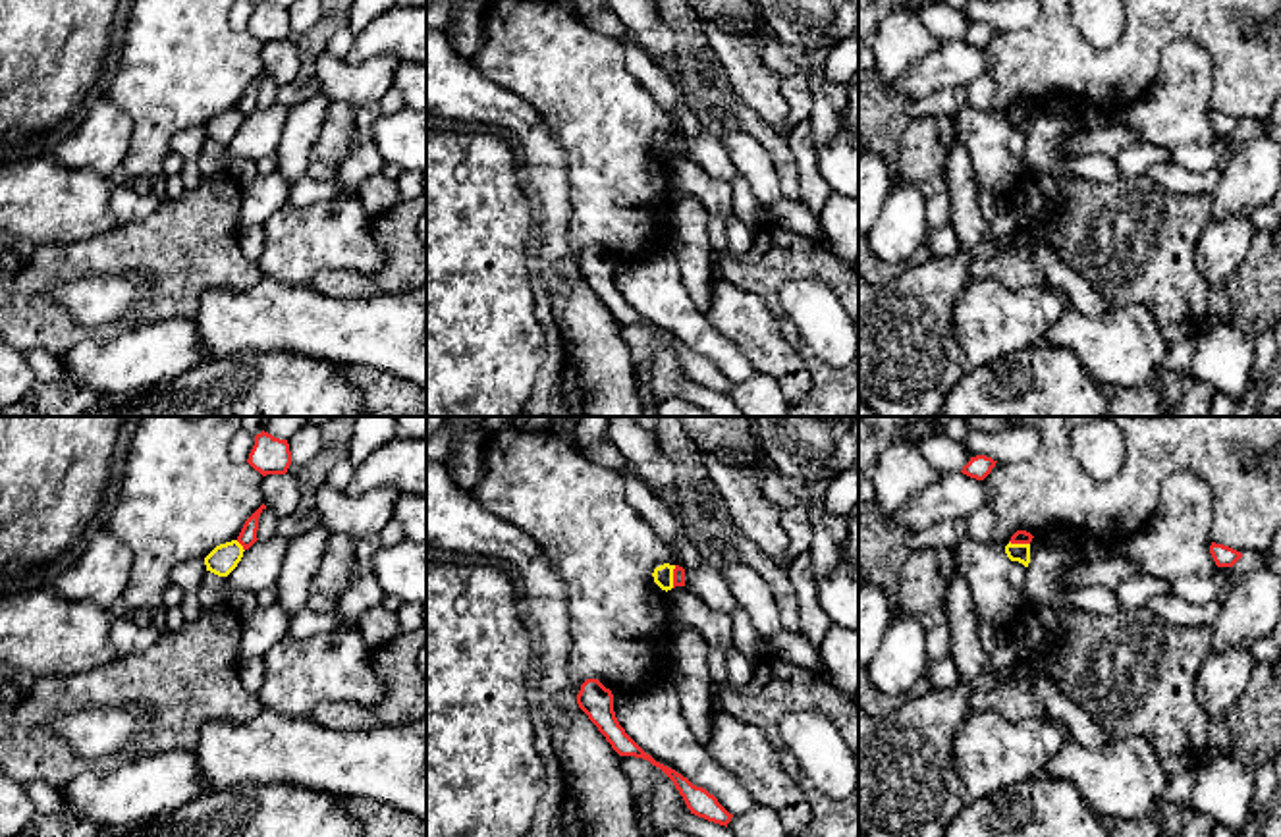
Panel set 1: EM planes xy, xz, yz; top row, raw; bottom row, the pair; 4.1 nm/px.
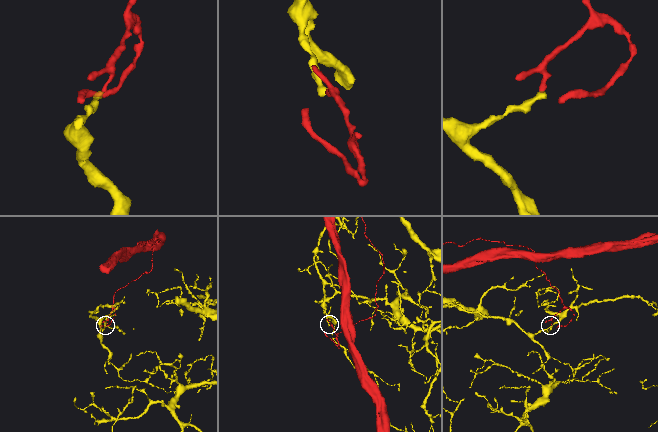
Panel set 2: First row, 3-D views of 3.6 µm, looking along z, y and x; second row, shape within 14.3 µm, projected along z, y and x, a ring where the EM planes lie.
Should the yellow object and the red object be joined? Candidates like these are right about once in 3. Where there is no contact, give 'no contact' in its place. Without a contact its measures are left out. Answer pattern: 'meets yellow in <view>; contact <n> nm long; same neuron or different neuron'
meets yellow in xz; contact 100 nm long; different neuron

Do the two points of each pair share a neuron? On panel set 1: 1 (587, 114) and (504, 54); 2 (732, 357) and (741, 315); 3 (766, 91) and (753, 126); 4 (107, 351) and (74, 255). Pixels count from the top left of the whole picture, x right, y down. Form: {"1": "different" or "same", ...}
{"1": "same", "2": "different", "3": "different", "4": "different"}

